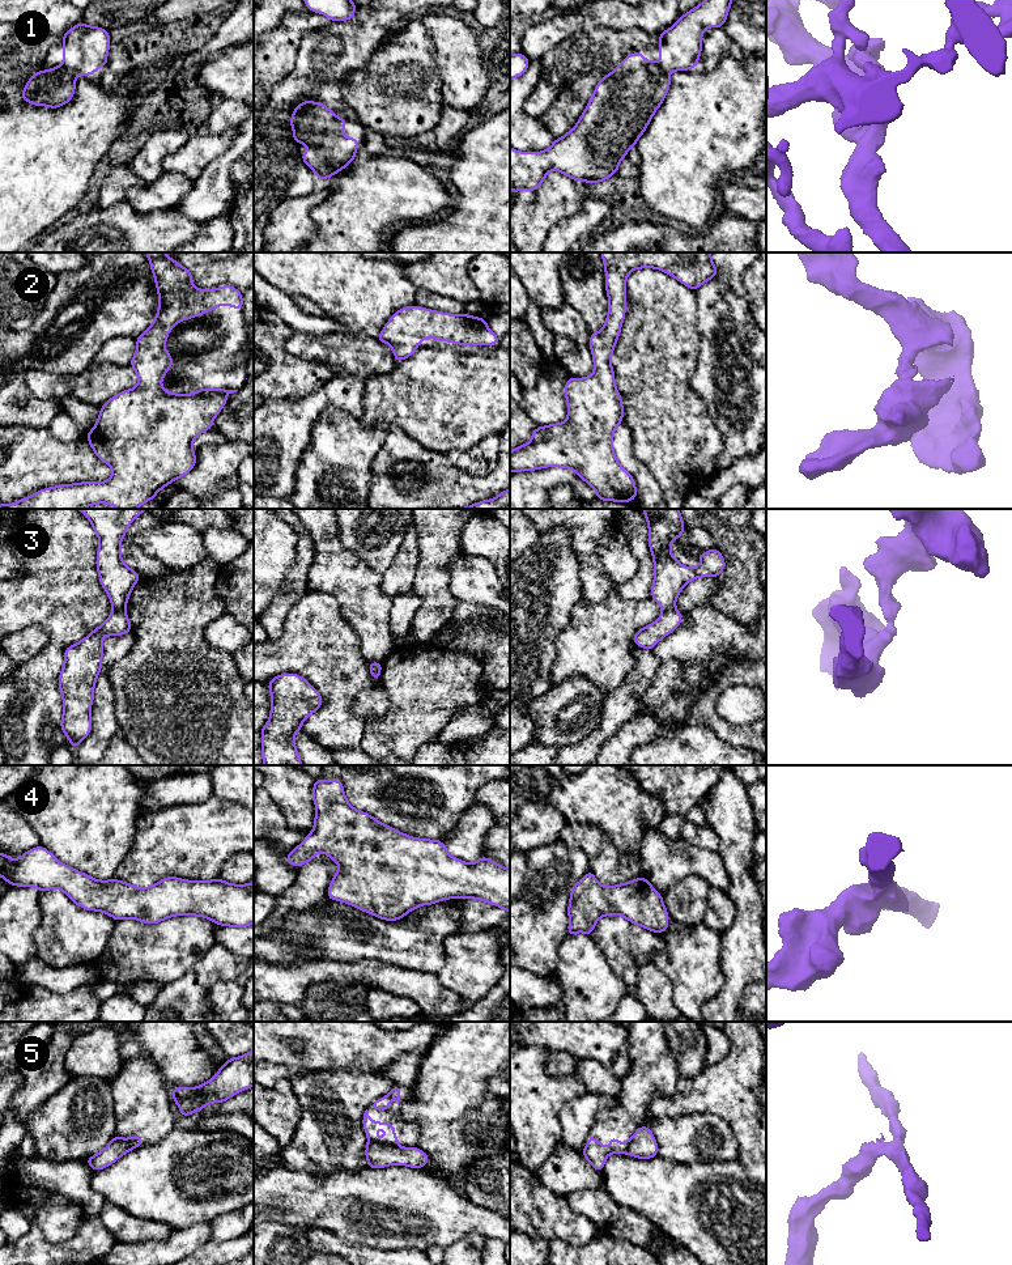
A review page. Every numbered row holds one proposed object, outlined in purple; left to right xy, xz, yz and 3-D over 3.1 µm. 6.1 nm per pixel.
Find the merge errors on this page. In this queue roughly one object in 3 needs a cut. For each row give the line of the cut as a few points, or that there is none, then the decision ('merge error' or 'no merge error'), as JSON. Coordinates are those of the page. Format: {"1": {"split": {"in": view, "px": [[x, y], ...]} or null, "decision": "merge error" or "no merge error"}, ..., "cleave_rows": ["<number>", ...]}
{"1": {"split": null, "decision": "no merge error"}, "2": {"split": null, "decision": "no merge error"}, "3": {"split": {"in": "yz", "px": [[674, 607], [663, 611]]}, "decision": "merge error"}, "4": {"split": null, "decision": "no merge error"}, "5": {"split": {"in": "xz", "px": [[369, 1140], [398, 1146]]}, "decision": "merge error"}, "cleave_rows": ["3", "5"]}

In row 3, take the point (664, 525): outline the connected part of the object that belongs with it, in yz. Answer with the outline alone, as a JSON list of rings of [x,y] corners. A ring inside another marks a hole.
[[[645,509],[643,515],[649,525],[649,547],[654,559],[654,582],[651,598],[663,611],[675,608],[677,595],[683,587],[700,577],[718,577],[726,568],[722,553],[709,549],[700,553],[701,564],[689,568],[680,564],[671,552],[671,543],[679,539],[684,526],[679,509]]]

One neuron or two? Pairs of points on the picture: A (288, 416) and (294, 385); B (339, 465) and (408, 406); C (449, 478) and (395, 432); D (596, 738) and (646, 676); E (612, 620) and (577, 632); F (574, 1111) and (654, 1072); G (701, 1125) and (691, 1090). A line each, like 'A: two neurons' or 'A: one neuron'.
A: two neurons
B: two neurons
C: one neuron
D: one neuron
E: one neuron
F: two neurons
G: two neurons

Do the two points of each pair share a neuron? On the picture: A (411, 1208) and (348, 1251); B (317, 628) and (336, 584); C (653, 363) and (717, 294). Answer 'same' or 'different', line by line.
A: different
B: different
C: different

